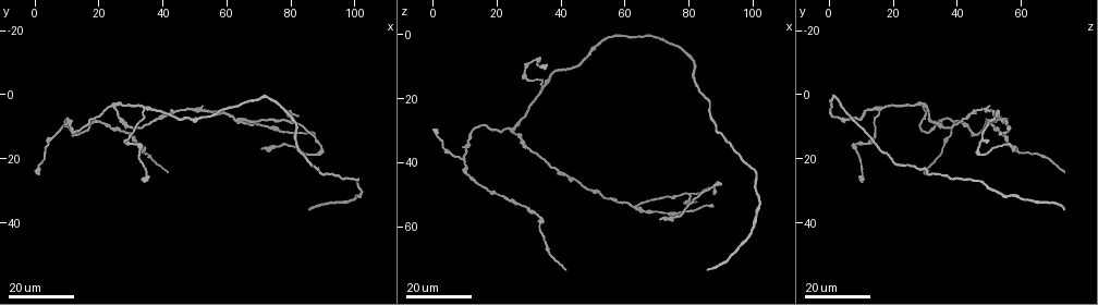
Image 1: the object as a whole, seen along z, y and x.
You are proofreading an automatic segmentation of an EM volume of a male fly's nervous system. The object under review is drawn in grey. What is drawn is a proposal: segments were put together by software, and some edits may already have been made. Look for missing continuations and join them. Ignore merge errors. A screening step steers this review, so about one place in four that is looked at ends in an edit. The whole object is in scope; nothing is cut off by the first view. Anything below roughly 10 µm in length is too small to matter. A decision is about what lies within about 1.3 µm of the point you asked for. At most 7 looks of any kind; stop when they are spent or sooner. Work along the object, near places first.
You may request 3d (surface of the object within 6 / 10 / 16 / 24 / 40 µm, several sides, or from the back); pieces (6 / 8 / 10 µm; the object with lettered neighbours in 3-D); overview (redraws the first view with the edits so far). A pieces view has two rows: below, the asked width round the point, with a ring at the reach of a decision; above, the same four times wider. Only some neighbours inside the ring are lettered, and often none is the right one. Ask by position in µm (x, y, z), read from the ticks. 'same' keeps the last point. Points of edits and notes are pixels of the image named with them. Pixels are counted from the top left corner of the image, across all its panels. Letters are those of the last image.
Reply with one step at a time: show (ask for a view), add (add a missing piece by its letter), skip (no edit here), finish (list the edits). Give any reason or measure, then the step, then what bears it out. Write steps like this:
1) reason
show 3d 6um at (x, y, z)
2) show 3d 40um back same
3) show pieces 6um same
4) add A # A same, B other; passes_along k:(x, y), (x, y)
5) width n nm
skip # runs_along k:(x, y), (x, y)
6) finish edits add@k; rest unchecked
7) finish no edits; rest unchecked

tapers out
show 3d 24um at (42, 24, 74)

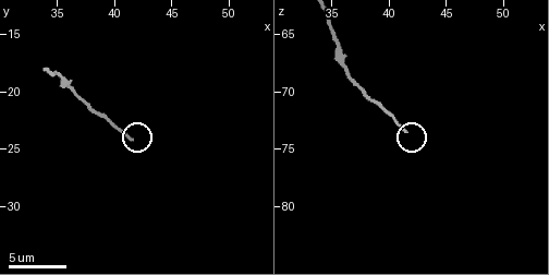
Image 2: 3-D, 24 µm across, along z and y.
closer look
show 3d 6um at (41.6, 24.2, 73.4)

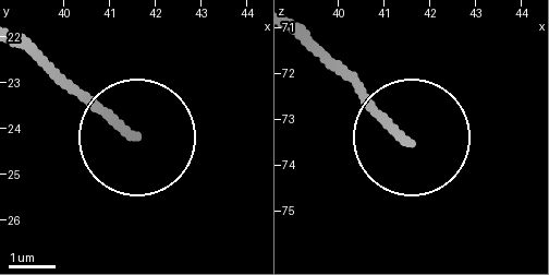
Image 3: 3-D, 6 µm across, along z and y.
show pieces 8um at (41.50, 24.15, 73.40)

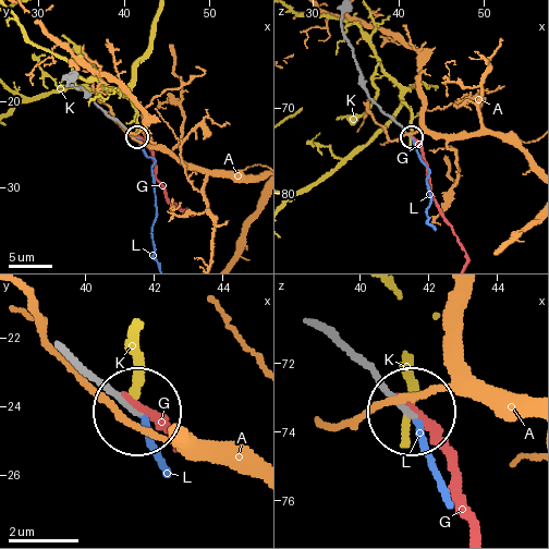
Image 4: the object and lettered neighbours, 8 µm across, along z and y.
width 140 nm
add L # A other, G other, K other, L same; passes_along 4:(74, 360), (142, 410), (159, 456); it goes on there

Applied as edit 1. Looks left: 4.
show 3d 24um at (87, 36, 73)

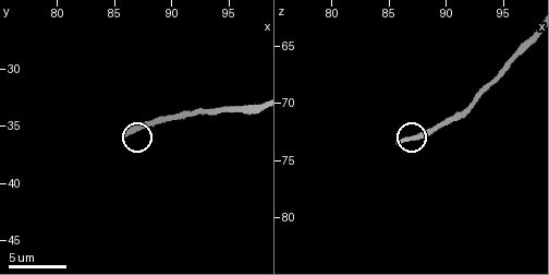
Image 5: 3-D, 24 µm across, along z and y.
show pieces 8um at (86.0, 35.8, 73.6)

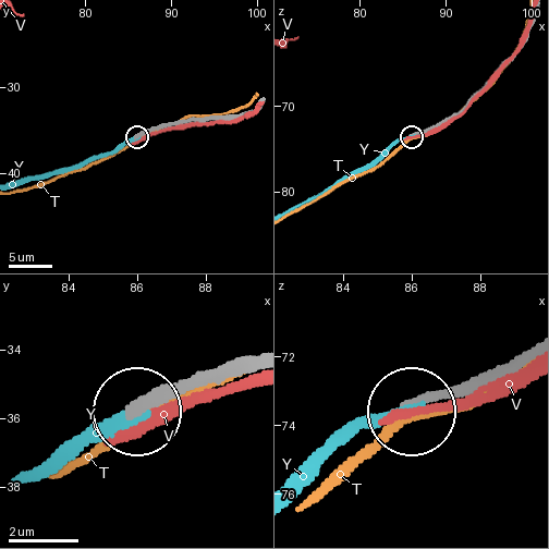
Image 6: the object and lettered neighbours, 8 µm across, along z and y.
skip # T other, V other, Y other; runs_along 6:(526, 351), (415, 404); no lettered piece goes on from it

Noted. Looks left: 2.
finish edits add@4; rest unchecked

